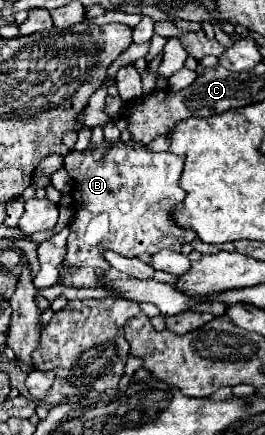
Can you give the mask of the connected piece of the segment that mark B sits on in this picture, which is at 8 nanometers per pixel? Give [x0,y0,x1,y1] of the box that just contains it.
[61,140,195,288]

